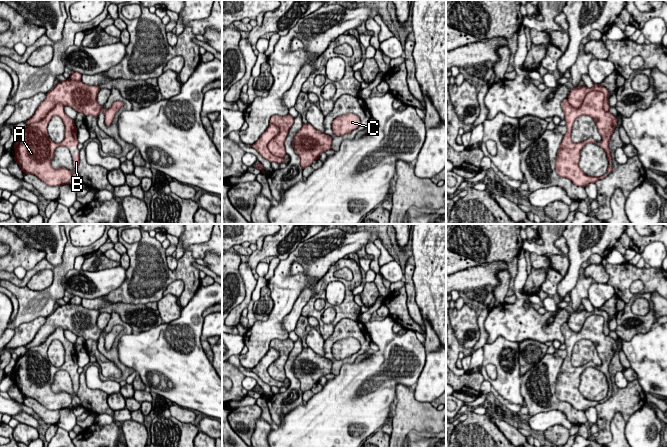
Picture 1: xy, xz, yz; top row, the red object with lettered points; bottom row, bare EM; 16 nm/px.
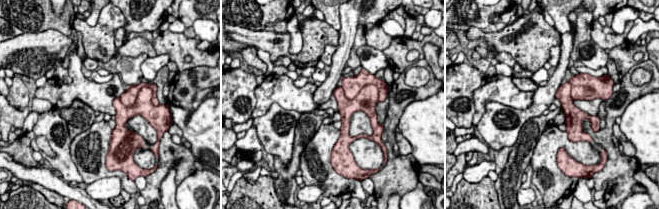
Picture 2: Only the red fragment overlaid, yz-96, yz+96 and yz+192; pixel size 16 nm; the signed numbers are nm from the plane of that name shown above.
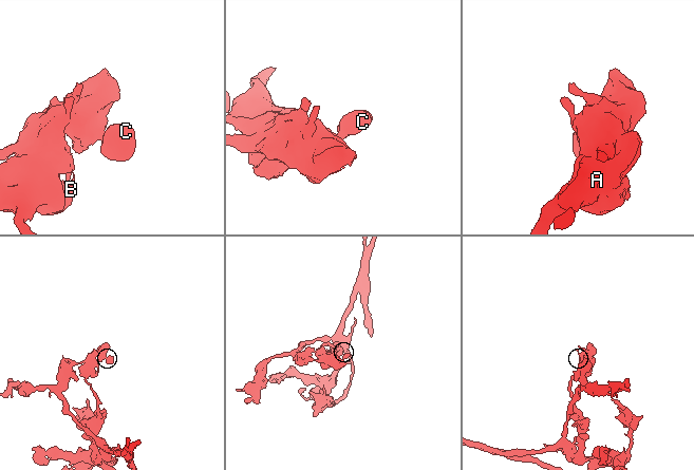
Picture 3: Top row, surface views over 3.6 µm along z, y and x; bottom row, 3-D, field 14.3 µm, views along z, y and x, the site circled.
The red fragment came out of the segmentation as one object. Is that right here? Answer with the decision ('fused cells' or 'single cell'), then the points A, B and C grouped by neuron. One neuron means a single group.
fused cells; groups A B / C

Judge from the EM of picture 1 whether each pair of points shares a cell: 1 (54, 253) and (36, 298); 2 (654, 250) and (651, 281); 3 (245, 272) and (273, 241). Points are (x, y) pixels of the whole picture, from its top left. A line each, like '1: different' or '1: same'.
1: different
2: different
3: different

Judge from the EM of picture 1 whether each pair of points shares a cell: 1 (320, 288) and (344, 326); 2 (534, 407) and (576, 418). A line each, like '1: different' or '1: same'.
1: different
2: same

